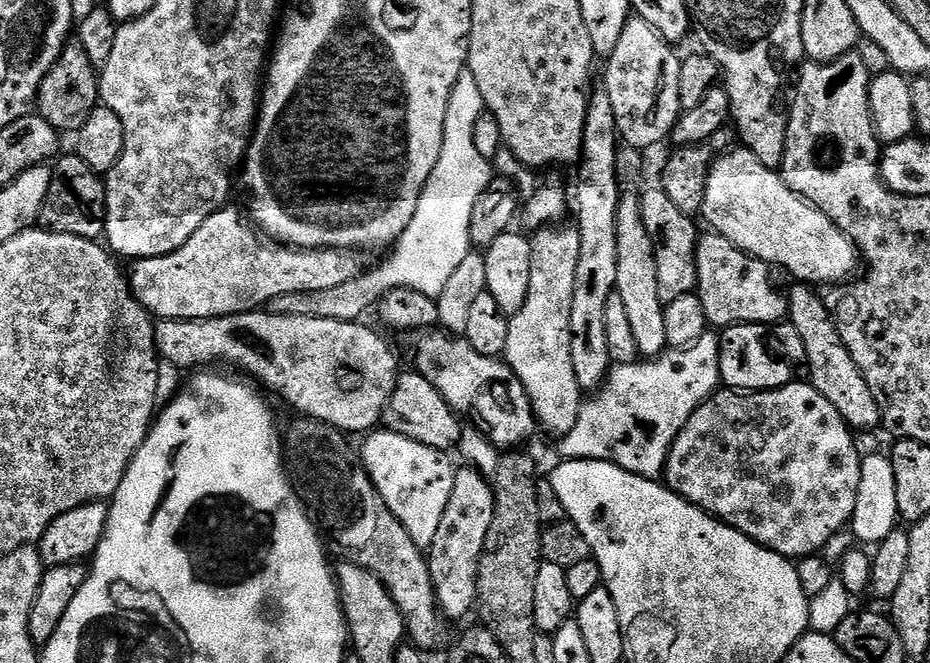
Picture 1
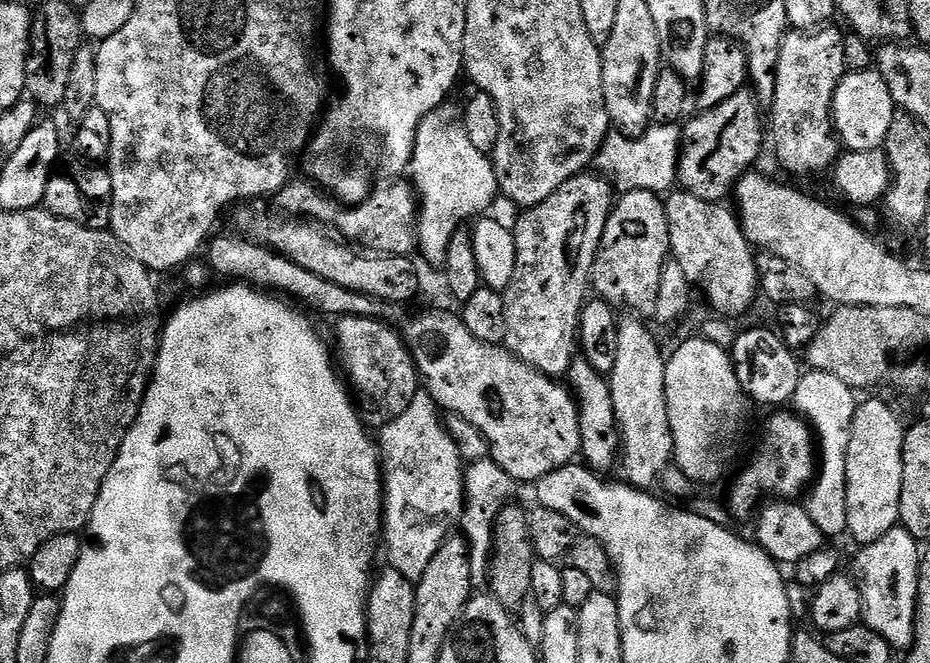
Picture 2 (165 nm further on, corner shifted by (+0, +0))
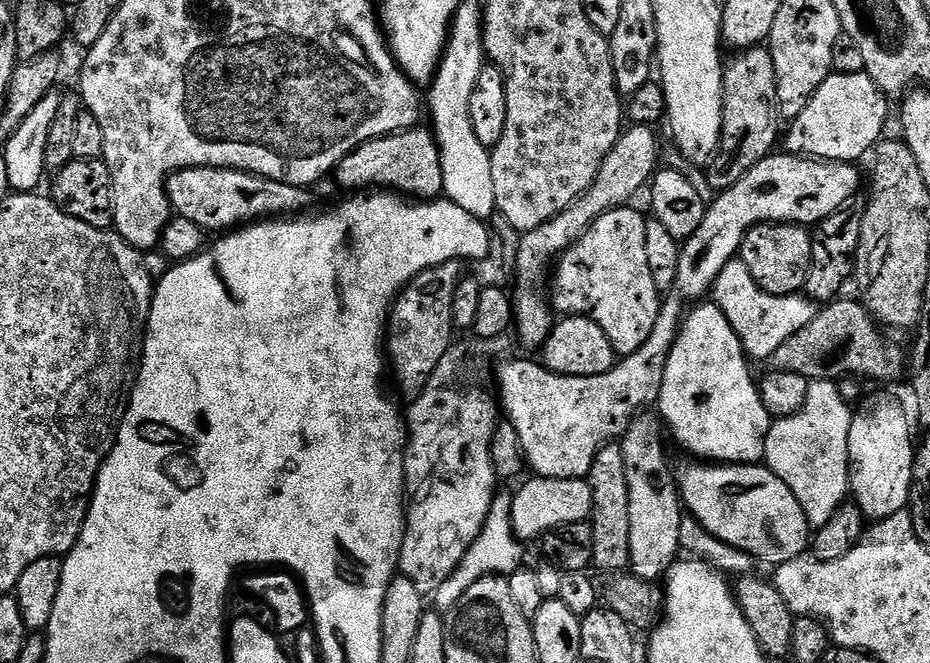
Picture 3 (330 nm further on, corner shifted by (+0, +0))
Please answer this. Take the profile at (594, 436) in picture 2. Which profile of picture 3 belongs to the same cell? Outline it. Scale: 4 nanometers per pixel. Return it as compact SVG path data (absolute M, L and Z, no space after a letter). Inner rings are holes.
M605 444L590 466L587 482L592 491L592 563L595 571L623 573L630 564L630 490L626 486L626 462L620 444Z

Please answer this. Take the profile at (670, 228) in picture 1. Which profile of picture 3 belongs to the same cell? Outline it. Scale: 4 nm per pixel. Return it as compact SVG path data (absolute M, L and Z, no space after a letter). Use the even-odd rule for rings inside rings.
M632 207L615 208L599 216L566 251L560 253L554 264L556 277L552 276L550 280L553 309L561 317L585 316L598 322L598 326L606 330L606 338L610 338L610 346L614 346L620 358L634 354L634 350L650 338L662 303L662 289L654 286L654 274L650 274L650 262L646 255L646 216Z

